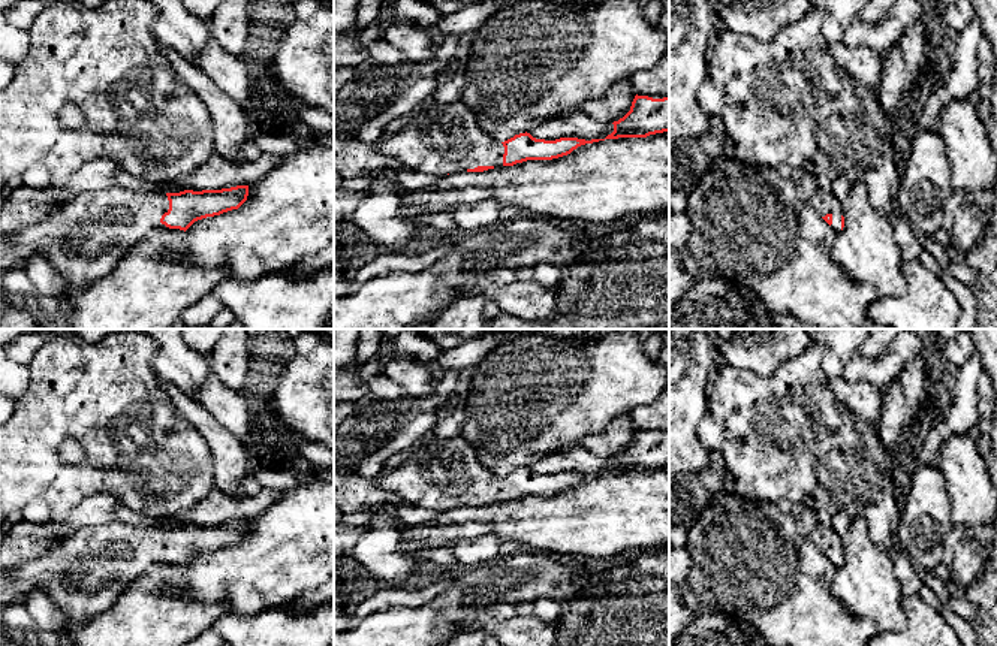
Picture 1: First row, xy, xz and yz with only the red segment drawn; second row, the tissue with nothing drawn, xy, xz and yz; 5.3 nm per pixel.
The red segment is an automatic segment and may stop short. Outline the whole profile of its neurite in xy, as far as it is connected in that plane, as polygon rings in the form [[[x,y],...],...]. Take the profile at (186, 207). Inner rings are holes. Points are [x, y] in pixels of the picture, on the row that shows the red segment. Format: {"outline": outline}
{"outline": [[[249,185],[180,193],[120,187],[90,191],[18,233],[0,236],[0,274],[22,269],[30,256],[43,253],[75,293],[106,277],[153,229],[186,232],[198,220],[238,209],[247,196]]]}

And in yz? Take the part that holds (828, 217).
{"outline": [[[817,188],[807,202],[837,233],[843,230],[844,217],[841,202],[831,191]]]}

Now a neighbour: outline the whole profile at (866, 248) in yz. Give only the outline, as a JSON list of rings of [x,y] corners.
[[[855,182],[844,200],[841,200],[844,227],[835,236],[832,260],[853,280],[870,284],[880,296],[898,298],[906,292],[906,280],[901,271],[901,250],[895,241],[895,229],[889,218],[879,212],[862,182]]]

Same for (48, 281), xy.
[[[43,253],[30,256],[22,269],[33,283],[36,296],[69,296],[70,289],[64,277],[54,268]]]

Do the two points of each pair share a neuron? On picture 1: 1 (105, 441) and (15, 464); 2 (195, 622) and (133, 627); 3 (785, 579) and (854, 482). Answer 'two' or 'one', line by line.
1: one
2: one
3: two

